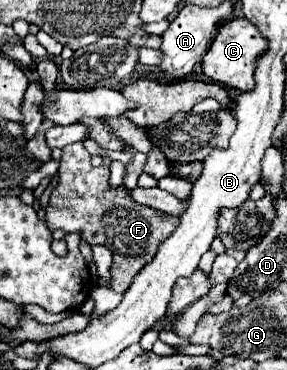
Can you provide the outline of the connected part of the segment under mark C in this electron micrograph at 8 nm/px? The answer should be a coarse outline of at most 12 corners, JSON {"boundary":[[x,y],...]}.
{"boundary":[[244,17],[224,21],[202,73],[238,91],[254,89],[266,49]]}

